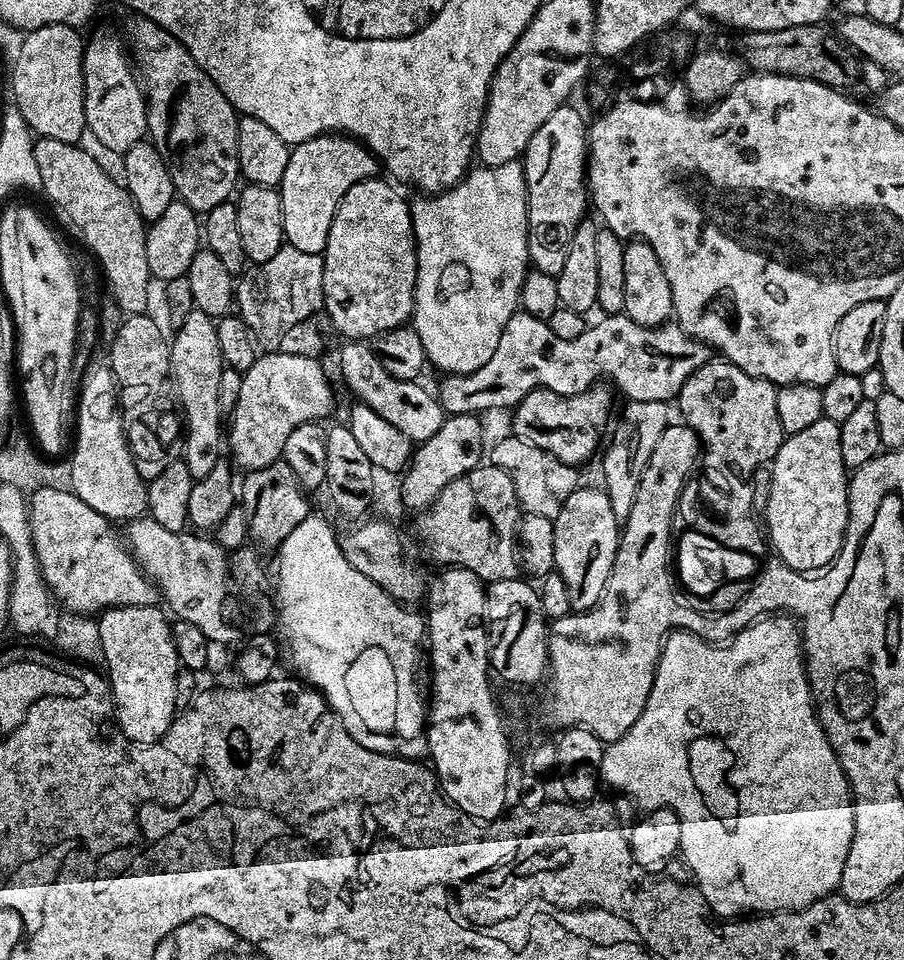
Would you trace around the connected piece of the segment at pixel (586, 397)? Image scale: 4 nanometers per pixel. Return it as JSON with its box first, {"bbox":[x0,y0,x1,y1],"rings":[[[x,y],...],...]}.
{"bbox":[511,386,613,466],"rings":[[[593,386],[586,389],[582,394],[574,394],[573,396],[554,394],[554,390],[546,390],[545,388],[535,388],[533,392],[526,394],[526,398],[522,398],[522,402],[518,402],[515,408],[511,409],[511,435],[524,444],[538,446],[543,452],[558,458],[562,462],[573,466],[581,466],[580,464],[586,463],[596,451],[596,455],[601,451],[602,441],[605,439],[610,428],[610,421],[613,419],[612,396],[606,389],[600,387]]]}

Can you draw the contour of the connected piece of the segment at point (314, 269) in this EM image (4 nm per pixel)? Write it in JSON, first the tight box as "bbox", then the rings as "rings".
{"bbox":[234,242,323,349],"rings":[[[285,242],[278,254],[270,258],[270,262],[252,264],[239,277],[234,288],[234,304],[237,309],[240,307],[238,315],[261,349],[279,349],[280,339],[286,330],[291,330],[297,322],[315,316],[323,309],[323,269],[323,255],[306,254],[306,250],[298,250],[298,246],[290,246]]]}

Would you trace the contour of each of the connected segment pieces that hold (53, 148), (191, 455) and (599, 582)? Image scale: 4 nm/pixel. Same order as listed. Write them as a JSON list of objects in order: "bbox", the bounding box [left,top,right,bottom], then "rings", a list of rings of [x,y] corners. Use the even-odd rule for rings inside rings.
[{"bbox":[33,136,152,314],"rings":[[[41,136],[33,150],[43,195],[48,195],[61,226],[96,255],[95,263],[103,279],[108,279],[108,288],[124,314],[144,314],[146,286],[152,279],[146,266],[146,222],[140,217],[128,189],[114,182],[79,144]]]},{"bbox":[170,310,226,481],"rings":[[[199,310],[193,311],[186,318],[186,322],[183,322],[180,328],[175,329],[170,340],[170,347],[172,350],[172,375],[176,382],[176,395],[180,397],[185,427],[182,459],[186,462],[186,470],[190,470],[193,481],[197,481],[206,478],[206,474],[210,474],[210,470],[214,470],[214,466],[218,466],[218,462],[222,458],[220,444],[222,448],[226,440],[226,428],[223,423],[220,425],[222,413],[218,406],[218,381],[222,379],[222,370],[226,363],[222,356],[222,350],[219,349],[218,334],[213,317]]]},{"bbox":[552,486,621,612],"rings":[[[578,486],[568,495],[566,502],[560,507],[552,525],[554,526],[554,571],[566,582],[566,594],[570,594],[572,612],[590,612],[600,602],[606,590],[606,582],[610,578],[610,570],[614,566],[616,551],[620,545],[621,521],[614,518],[614,510],[610,510],[610,498],[603,487],[584,488]]]}]

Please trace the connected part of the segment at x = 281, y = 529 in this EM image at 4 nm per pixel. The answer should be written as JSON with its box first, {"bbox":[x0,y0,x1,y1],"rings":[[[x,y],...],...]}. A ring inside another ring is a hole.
{"bbox":[238,459,310,549],"rings":[[[278,459],[270,466],[262,466],[253,472],[243,473],[244,481],[238,484],[238,504],[243,508],[248,524],[247,539],[251,541],[257,549],[264,548],[279,549],[280,544],[310,514],[308,500],[305,489],[296,483],[294,470],[284,459]]]}

